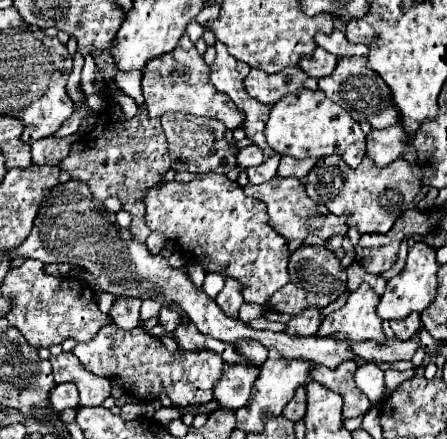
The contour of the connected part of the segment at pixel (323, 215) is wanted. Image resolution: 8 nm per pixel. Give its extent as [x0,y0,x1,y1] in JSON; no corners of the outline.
[244,176,348,240]

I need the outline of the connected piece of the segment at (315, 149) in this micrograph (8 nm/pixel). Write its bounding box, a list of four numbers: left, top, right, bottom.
[266,88,366,168]

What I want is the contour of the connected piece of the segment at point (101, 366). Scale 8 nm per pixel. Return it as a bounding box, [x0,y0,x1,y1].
[72,324,224,408]

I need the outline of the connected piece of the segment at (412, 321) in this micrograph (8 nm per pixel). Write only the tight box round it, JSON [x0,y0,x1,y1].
[390,314,422,340]

